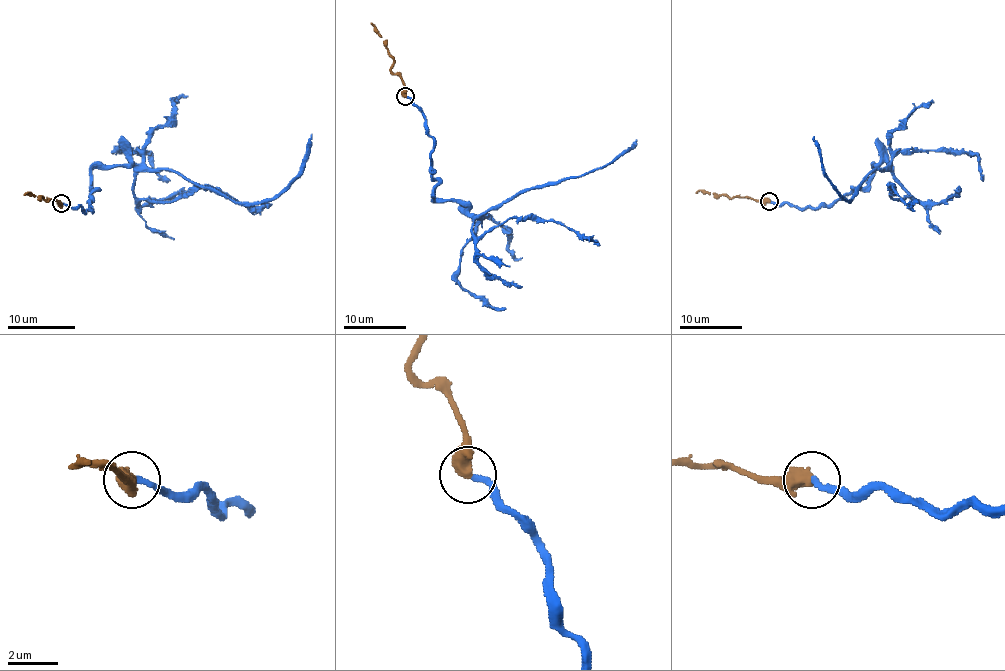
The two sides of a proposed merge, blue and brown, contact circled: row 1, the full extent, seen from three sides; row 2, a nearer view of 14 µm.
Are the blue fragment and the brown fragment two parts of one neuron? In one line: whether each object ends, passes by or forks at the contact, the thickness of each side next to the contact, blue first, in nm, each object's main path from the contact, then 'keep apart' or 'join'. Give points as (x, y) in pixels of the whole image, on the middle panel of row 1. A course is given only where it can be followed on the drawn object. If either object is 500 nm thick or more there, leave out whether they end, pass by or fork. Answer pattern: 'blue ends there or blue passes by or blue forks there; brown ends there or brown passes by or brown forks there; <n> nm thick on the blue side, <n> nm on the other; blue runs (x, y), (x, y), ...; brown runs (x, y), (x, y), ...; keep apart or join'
200 nm thick on the blue side, 600 nm on the other; blue runs (406, 96), (433, 138), (433, 199), (461, 201), (471, 214), (483, 215), (525, 190), (601, 168), (637, 140); brown runs (405, 96), (405, 83), (390, 69), (394, 58), (370, 22); join

